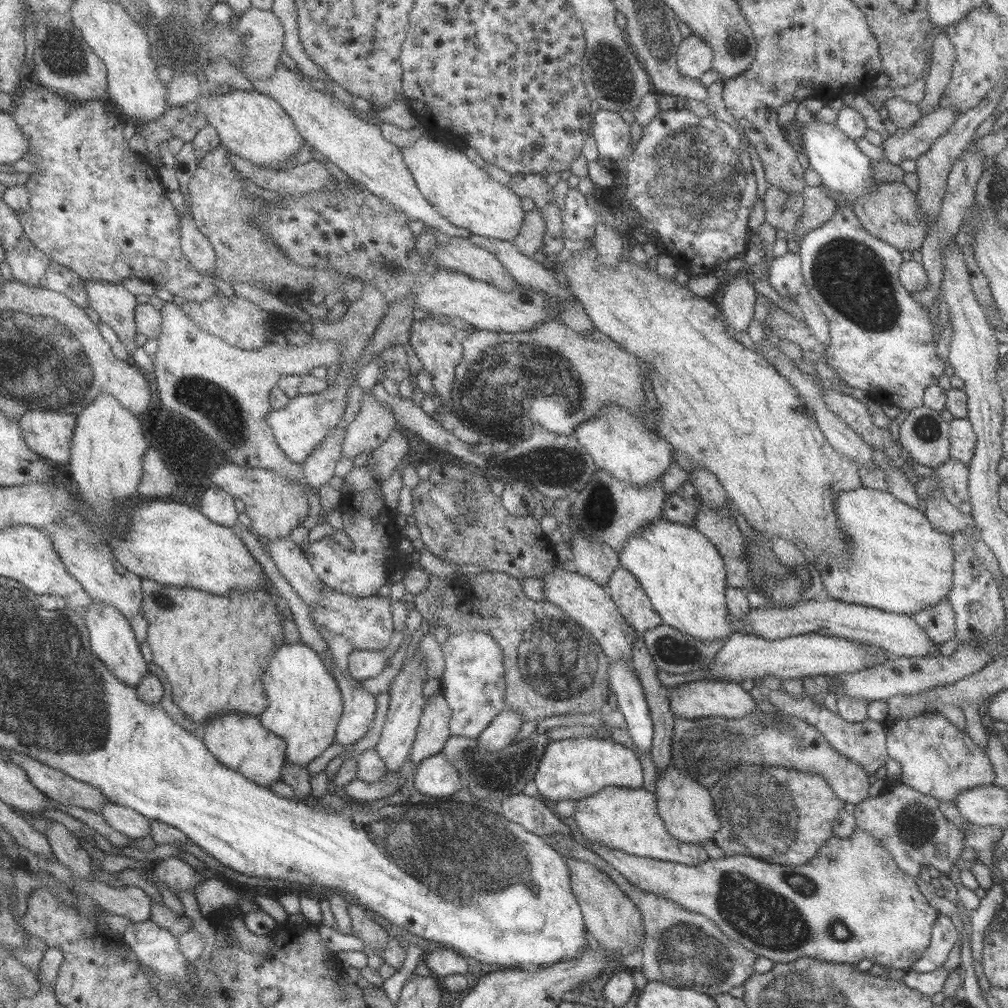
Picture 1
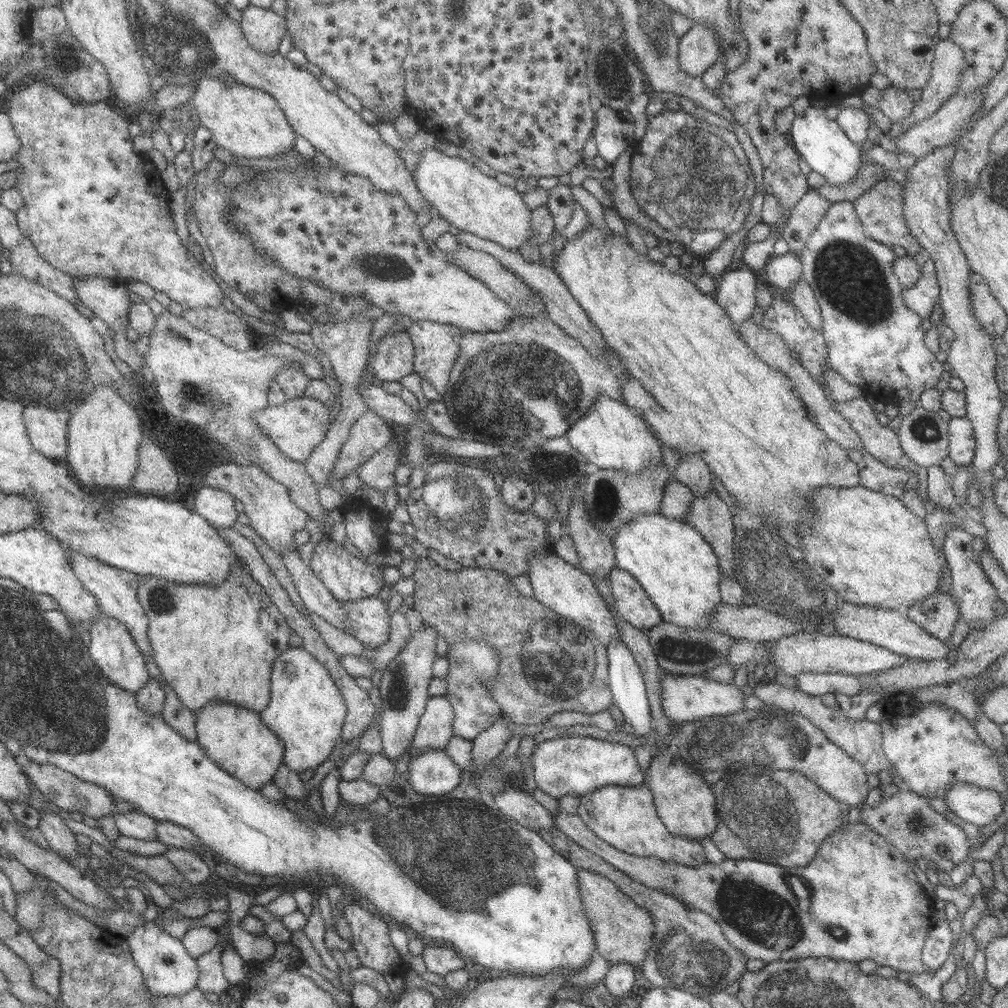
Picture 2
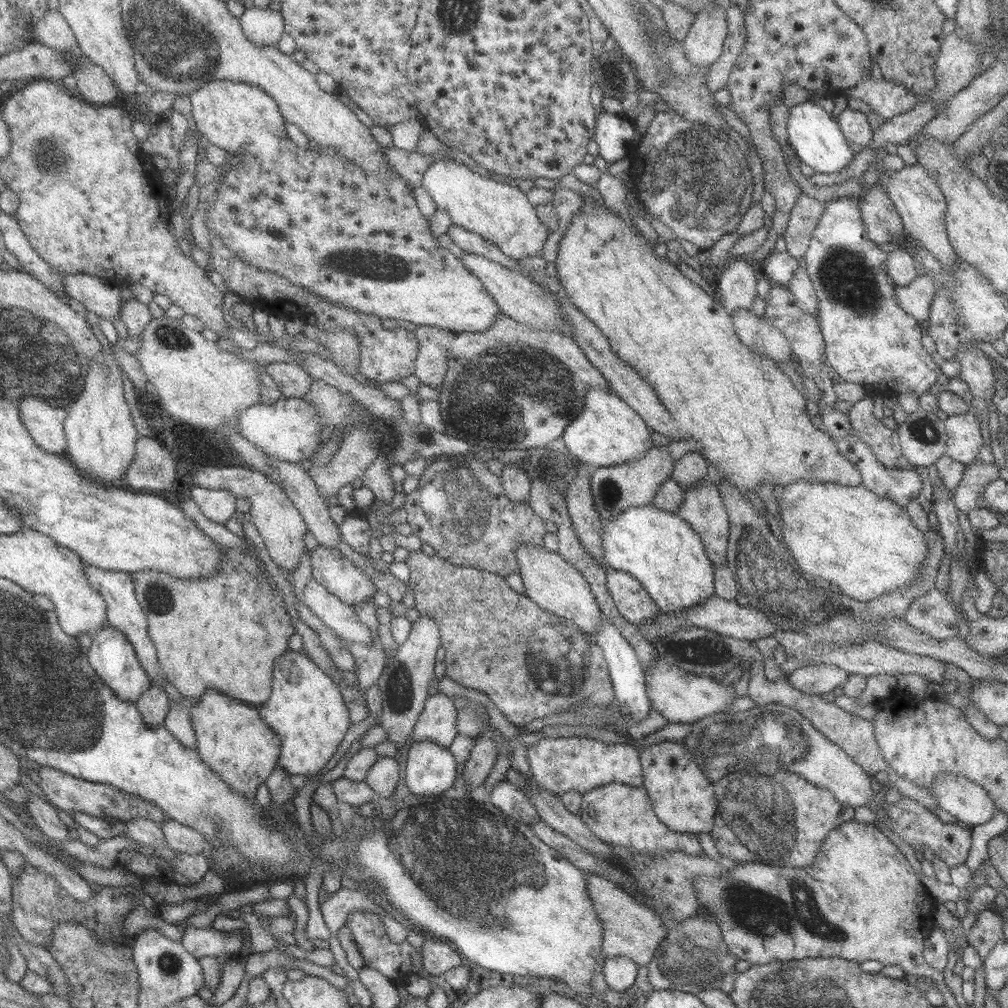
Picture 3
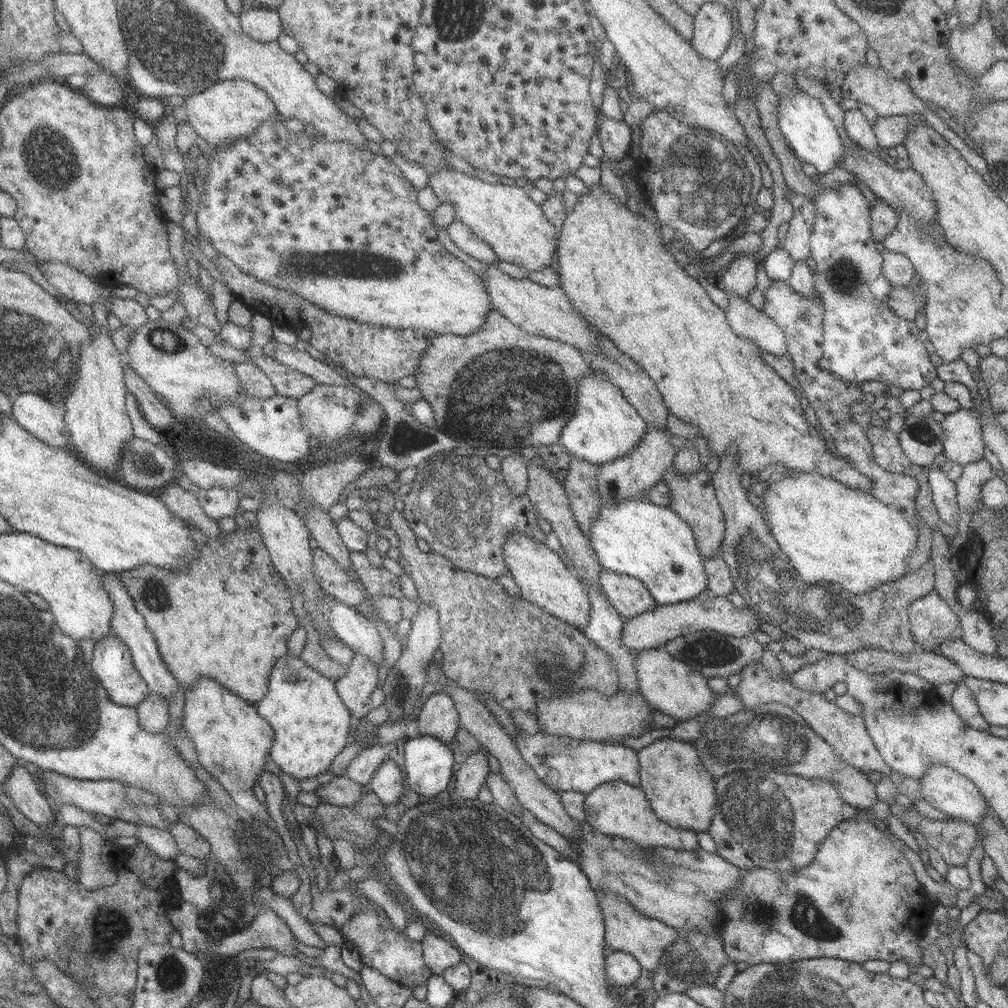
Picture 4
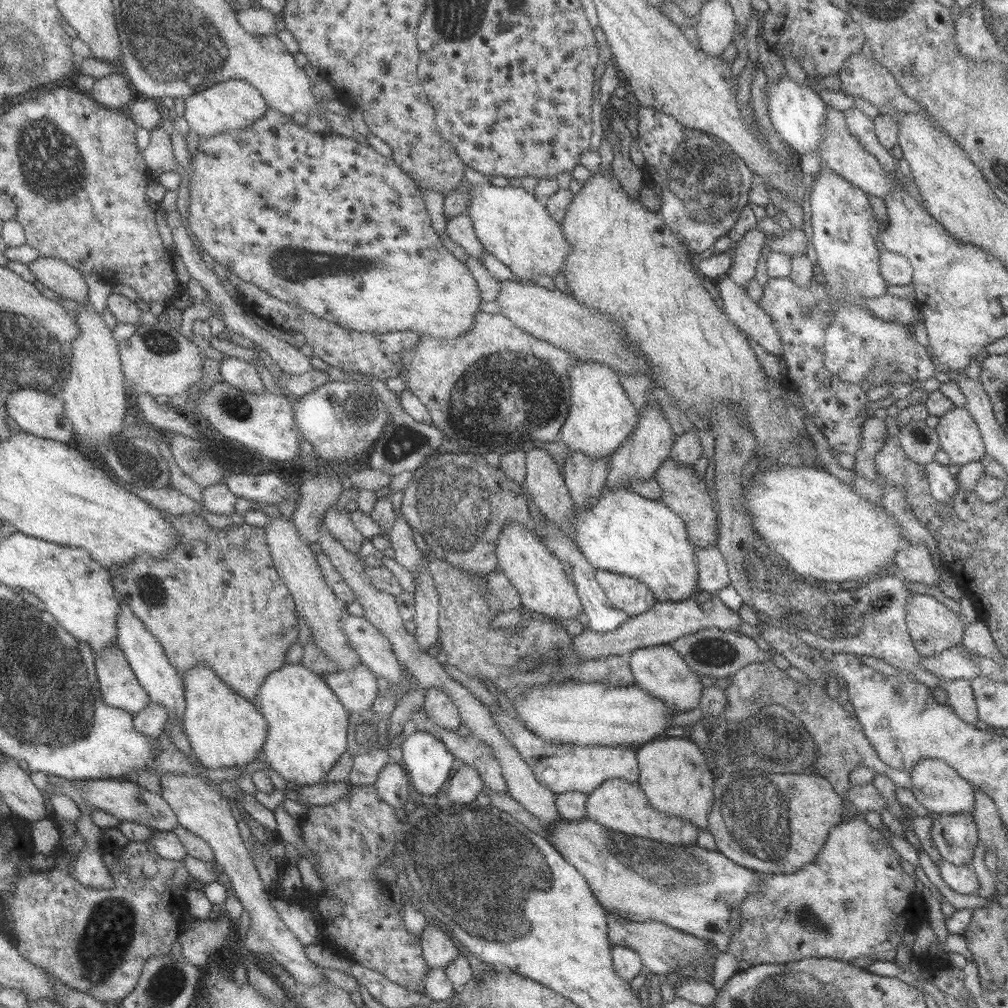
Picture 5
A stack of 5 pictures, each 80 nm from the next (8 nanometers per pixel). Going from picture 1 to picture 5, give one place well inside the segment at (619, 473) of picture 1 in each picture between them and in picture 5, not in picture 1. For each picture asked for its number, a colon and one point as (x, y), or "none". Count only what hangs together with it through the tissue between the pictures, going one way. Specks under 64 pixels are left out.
2: (611, 435)
3: (607, 432)
4: (605, 426)
5: (601, 415)

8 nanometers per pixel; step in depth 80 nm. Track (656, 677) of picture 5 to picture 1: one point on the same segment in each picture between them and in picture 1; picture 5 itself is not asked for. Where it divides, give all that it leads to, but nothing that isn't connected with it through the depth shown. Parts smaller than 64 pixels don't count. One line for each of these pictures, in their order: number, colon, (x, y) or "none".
1: (690, 700)
2: (685, 698)
3: (680, 697)
4: (672, 687)

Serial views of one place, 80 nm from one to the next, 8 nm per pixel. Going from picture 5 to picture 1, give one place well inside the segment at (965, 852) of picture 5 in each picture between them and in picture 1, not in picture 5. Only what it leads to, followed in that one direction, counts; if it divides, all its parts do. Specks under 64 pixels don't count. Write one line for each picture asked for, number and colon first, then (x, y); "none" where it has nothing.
1: (909, 824)
2: (906, 819)
3: (918, 826)
4: (954, 838)

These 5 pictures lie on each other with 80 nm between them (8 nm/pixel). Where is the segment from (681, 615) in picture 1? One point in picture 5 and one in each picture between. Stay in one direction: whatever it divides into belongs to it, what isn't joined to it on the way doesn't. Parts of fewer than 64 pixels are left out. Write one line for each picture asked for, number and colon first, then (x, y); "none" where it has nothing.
2: (678, 569)
3: (660, 549)
4: (635, 537)
5: (625, 533)

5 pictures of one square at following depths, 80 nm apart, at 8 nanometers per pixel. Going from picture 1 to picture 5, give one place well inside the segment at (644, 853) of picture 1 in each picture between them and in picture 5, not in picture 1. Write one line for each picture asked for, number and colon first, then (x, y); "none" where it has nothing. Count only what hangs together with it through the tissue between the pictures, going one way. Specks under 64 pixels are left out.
2: (625, 817)
3: (620, 814)
4: (615, 808)
5: (619, 804)

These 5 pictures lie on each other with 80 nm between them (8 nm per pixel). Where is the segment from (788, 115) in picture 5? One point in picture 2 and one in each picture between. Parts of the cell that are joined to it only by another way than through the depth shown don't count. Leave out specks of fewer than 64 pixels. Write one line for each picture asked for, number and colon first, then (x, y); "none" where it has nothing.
2: (821, 142)
3: (817, 139)
4: (812, 135)

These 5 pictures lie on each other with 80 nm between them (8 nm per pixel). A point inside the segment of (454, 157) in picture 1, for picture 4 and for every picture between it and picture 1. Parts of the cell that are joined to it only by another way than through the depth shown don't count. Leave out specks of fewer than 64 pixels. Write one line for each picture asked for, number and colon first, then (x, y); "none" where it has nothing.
2: (471, 201)
3: (500, 213)
4: (504, 216)

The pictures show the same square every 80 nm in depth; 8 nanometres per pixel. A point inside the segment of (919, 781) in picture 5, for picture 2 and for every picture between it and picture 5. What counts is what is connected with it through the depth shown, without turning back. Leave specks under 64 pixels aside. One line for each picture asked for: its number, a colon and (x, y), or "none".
2: (979, 806)
3: (967, 801)
4: (943, 788)

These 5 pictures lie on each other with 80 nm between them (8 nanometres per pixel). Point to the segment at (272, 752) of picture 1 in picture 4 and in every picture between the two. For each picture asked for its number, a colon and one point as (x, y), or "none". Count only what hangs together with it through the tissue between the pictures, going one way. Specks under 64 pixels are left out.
2: (234, 738)
3: (232, 739)
4: (232, 741)

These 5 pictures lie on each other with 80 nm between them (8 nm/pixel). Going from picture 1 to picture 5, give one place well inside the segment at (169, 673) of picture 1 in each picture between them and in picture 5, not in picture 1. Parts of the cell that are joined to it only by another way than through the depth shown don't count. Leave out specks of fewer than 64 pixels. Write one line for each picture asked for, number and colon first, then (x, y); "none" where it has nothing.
2: (221, 641)
3: (225, 631)
4: (228, 616)
5: (216, 597)

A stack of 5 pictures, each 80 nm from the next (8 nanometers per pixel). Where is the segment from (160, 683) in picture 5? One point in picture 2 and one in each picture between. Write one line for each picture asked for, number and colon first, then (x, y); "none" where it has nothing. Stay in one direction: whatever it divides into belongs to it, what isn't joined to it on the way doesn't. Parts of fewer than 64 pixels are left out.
2: (116, 589)
3: (124, 612)
4: (128, 624)

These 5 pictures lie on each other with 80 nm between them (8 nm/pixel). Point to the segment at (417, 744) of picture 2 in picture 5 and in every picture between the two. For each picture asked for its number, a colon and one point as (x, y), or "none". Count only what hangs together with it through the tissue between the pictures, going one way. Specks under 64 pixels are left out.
3: (437, 723)
4: (438, 717)
5: (438, 705)

